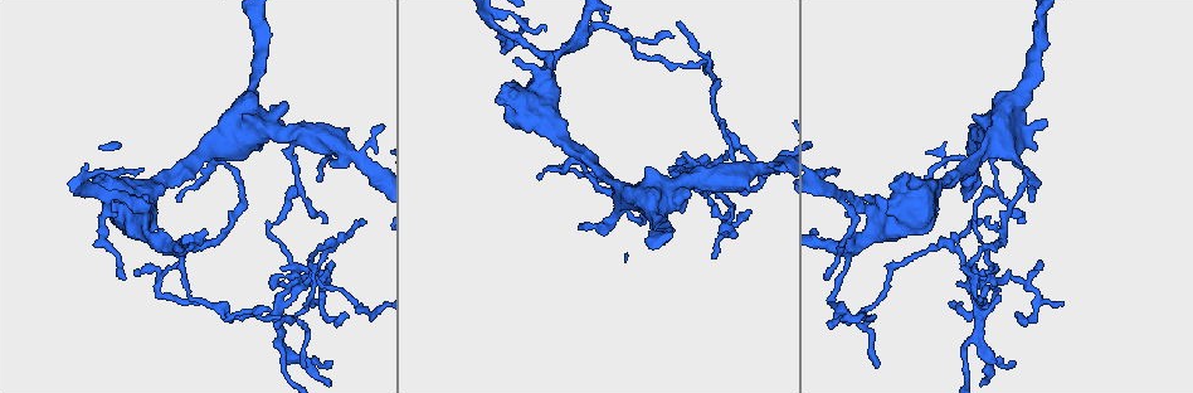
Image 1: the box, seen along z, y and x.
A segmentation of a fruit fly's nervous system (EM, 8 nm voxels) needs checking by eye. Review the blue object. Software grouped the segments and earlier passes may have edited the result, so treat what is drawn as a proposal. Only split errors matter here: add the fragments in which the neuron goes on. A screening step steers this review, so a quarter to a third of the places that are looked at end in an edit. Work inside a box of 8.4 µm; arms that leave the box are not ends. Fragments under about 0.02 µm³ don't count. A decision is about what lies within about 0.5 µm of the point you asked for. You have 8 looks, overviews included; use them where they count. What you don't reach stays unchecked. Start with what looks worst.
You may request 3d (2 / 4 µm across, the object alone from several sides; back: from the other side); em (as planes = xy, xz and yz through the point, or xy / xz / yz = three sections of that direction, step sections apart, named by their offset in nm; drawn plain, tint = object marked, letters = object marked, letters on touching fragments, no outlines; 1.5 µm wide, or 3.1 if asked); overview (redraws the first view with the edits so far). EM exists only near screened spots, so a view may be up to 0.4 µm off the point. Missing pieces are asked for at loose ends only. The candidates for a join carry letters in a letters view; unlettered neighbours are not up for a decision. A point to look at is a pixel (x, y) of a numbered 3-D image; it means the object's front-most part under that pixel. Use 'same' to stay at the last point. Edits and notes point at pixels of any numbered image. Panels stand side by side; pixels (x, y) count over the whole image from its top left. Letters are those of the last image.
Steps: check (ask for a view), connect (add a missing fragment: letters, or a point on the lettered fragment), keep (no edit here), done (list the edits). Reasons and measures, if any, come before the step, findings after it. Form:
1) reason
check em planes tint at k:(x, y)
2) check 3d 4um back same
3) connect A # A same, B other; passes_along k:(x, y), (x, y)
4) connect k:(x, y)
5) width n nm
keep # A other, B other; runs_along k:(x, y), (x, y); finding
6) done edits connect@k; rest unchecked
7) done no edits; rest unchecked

branch stops here
check em yz step 4 tint at 1:(1013, 361)

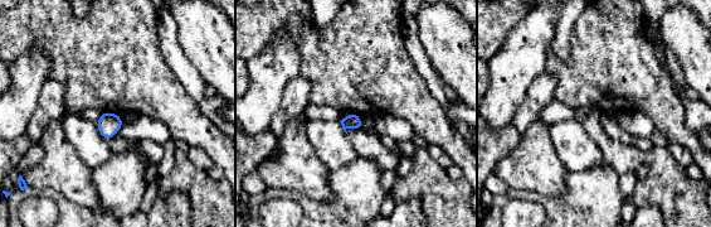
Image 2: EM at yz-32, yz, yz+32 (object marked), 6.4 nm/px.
cut it another way
check em planes letters same

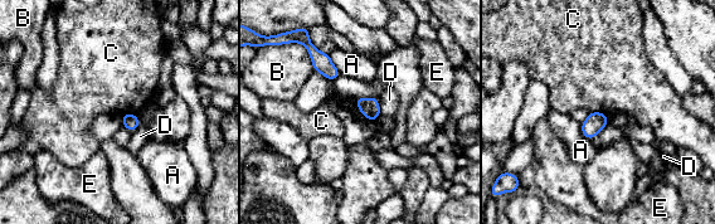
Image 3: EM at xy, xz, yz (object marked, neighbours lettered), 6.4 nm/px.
keep # A other, B other, C other, D other, E other; border 3:(588, 112), (606, 113); no lettered fragment goes on from it

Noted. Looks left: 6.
free end
check 3d 2um at 1:(603, 21)

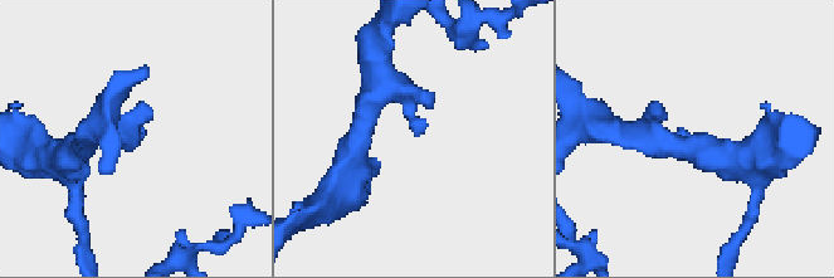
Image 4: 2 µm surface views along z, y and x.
check em planes plain at 4:(137, 139)

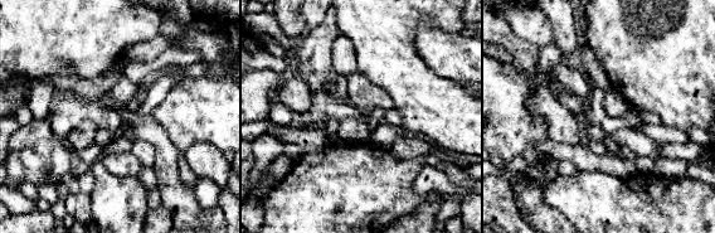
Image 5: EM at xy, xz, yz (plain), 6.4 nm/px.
check em planes letters same

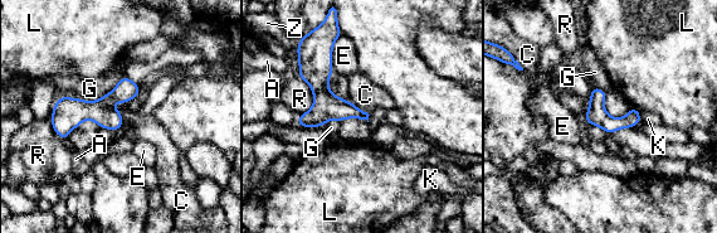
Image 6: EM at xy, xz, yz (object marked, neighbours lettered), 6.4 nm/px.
width 120 nm
keep # A other, C other, E other, G other, K other, L other, R other, Z other; border 6:(590, 97), (584, 121); none of them fits

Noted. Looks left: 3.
an open end
check 3d 4um at 1:(271, 311)

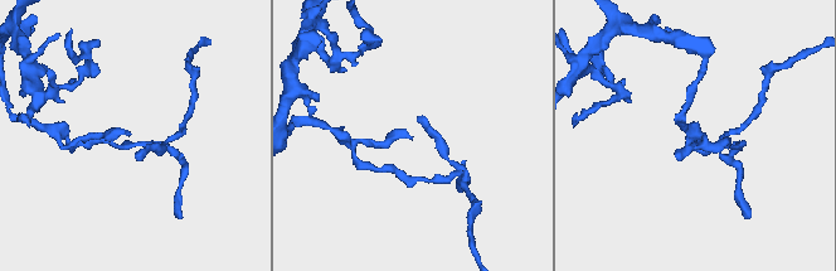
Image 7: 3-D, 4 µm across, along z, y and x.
check em planes letters at 7:(411, 136)

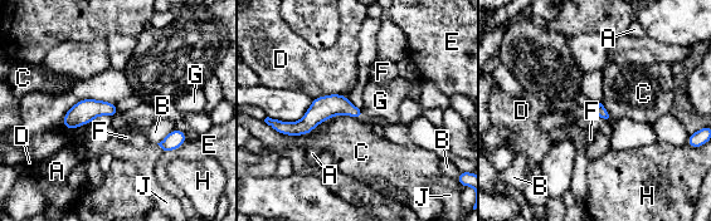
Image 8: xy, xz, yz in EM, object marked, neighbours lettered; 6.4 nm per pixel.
connect G # A other, B other, C other, D other, E other, F other, G same, H other, J other; passes_along 8:(324, 108), (363, 112), (380, 101); the neuron continues

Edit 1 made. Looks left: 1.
done edits connect@8; rest unchecked

